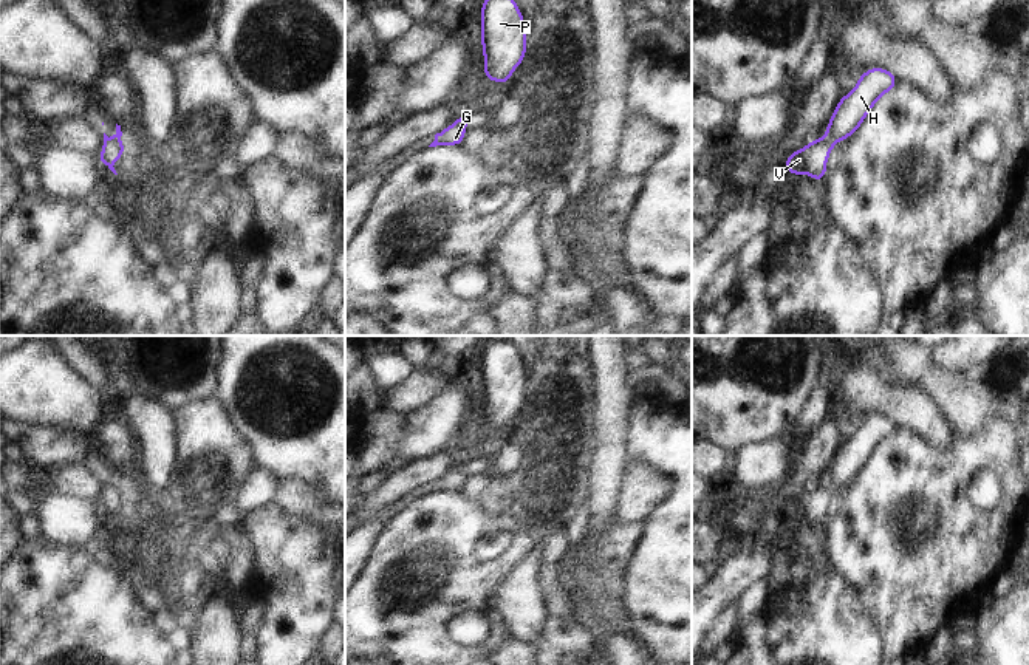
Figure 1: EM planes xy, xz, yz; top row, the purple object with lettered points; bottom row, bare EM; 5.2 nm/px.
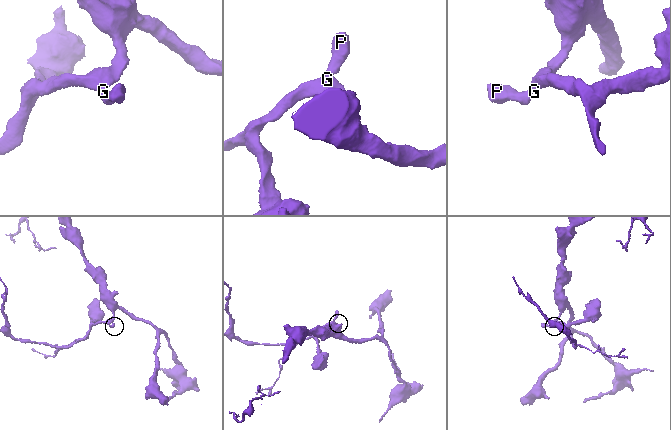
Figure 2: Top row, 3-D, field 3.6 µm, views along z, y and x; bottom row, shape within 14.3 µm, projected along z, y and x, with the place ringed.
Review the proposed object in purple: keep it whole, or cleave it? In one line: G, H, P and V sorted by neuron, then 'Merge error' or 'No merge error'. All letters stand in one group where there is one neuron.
Groups: G H P V. No merge error.

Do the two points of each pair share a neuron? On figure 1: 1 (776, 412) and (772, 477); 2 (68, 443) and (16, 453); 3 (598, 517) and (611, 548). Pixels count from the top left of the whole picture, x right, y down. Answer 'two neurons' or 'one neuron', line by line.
1: two neurons
2: two neurons
3: two neurons

